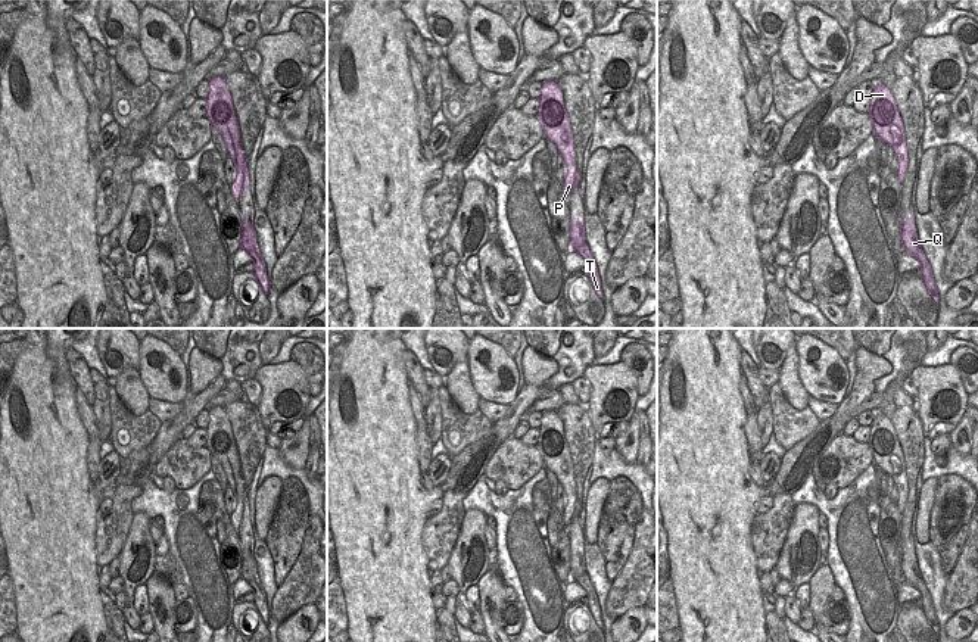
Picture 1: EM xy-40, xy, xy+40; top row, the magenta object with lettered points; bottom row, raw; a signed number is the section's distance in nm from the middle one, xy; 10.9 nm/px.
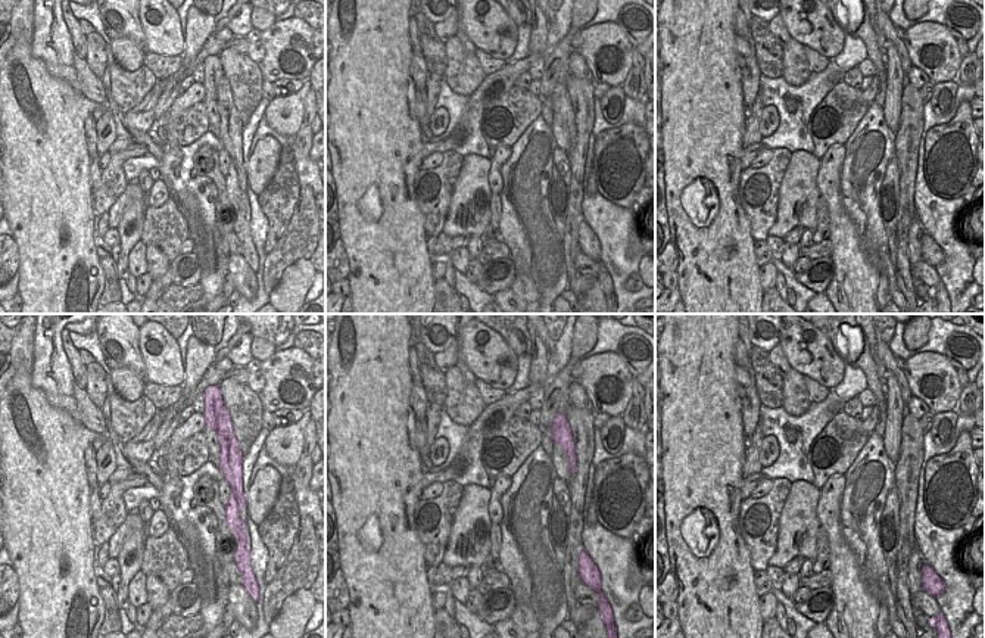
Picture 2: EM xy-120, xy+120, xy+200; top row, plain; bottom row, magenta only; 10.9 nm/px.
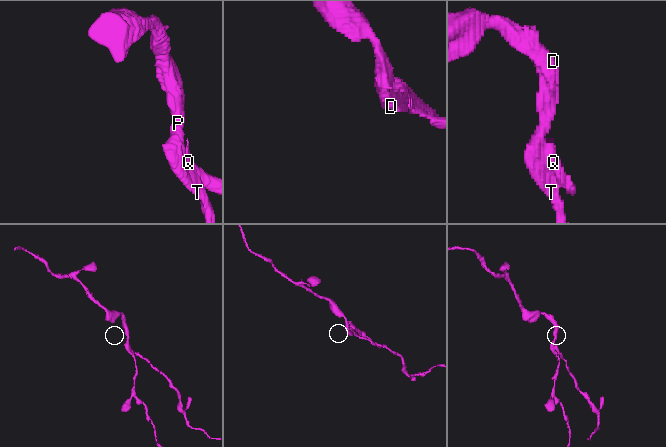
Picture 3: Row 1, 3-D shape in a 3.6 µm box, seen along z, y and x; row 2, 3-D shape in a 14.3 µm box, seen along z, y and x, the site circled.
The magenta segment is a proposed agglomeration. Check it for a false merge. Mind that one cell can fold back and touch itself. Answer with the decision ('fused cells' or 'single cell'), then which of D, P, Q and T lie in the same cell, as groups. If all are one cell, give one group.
fused cells; D P T / Q

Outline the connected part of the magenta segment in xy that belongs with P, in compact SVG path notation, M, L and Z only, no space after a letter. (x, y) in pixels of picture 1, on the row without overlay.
M557 411L542 412L536 448L543 459L543 467L557 476L558 483L566 492L563 523L566 526L577 523L579 504L576 501L573 461Z

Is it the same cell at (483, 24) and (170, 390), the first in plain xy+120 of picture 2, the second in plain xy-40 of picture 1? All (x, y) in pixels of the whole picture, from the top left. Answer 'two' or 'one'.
one

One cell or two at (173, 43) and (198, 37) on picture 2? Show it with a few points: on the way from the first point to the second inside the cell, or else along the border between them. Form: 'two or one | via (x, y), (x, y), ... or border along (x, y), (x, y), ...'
two | border along (184, 39), (184, 52), (181, 55)

